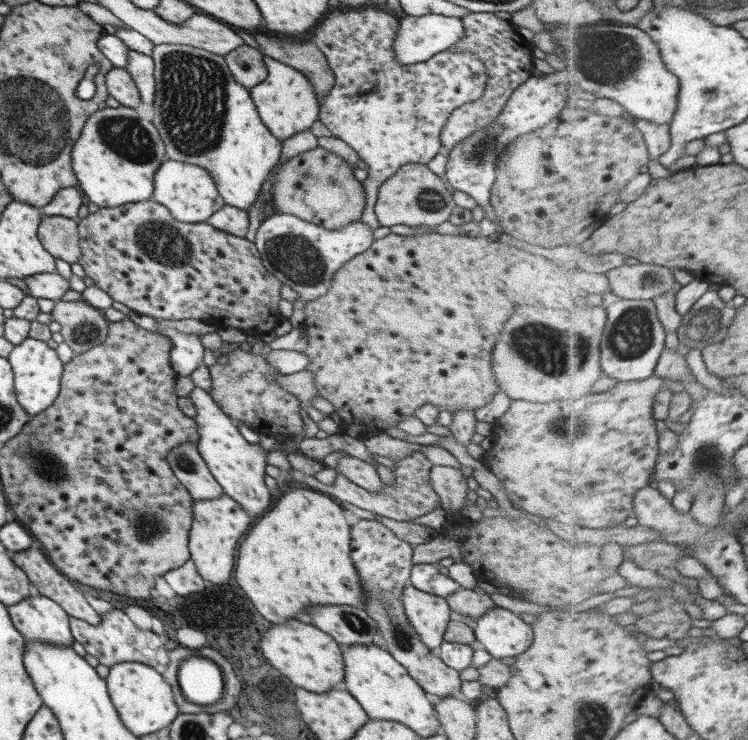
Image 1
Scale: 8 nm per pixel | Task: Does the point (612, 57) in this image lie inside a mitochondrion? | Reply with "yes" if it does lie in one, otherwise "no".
yes

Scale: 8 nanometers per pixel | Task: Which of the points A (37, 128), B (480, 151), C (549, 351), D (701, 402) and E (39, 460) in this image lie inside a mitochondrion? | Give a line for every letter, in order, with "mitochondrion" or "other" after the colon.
A: mitochondrion
B: mitochondrion
C: mitochondrion
D: other
E: mitochondrion

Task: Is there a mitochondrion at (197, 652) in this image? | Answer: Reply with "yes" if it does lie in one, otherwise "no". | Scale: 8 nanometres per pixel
no

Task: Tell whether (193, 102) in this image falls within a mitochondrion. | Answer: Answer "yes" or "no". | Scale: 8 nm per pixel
yes

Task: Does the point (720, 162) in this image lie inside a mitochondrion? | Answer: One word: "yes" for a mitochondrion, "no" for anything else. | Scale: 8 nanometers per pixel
no

